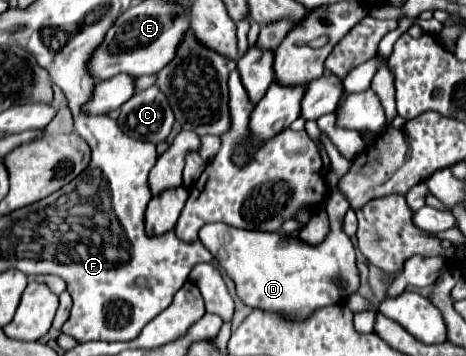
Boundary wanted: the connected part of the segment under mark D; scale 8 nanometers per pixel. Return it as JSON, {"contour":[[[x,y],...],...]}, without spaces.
{"contour":[[[333,190],[327,206],[331,230],[317,246],[305,244],[299,238],[281,236],[281,232],[241,230],[229,224],[205,224],[199,230],[199,240],[235,282],[237,296],[245,306],[273,312],[293,322],[303,322],[315,310],[343,304],[351,294],[359,290],[355,248],[343,230],[343,218],[347,210],[349,204],[343,194]]]}

